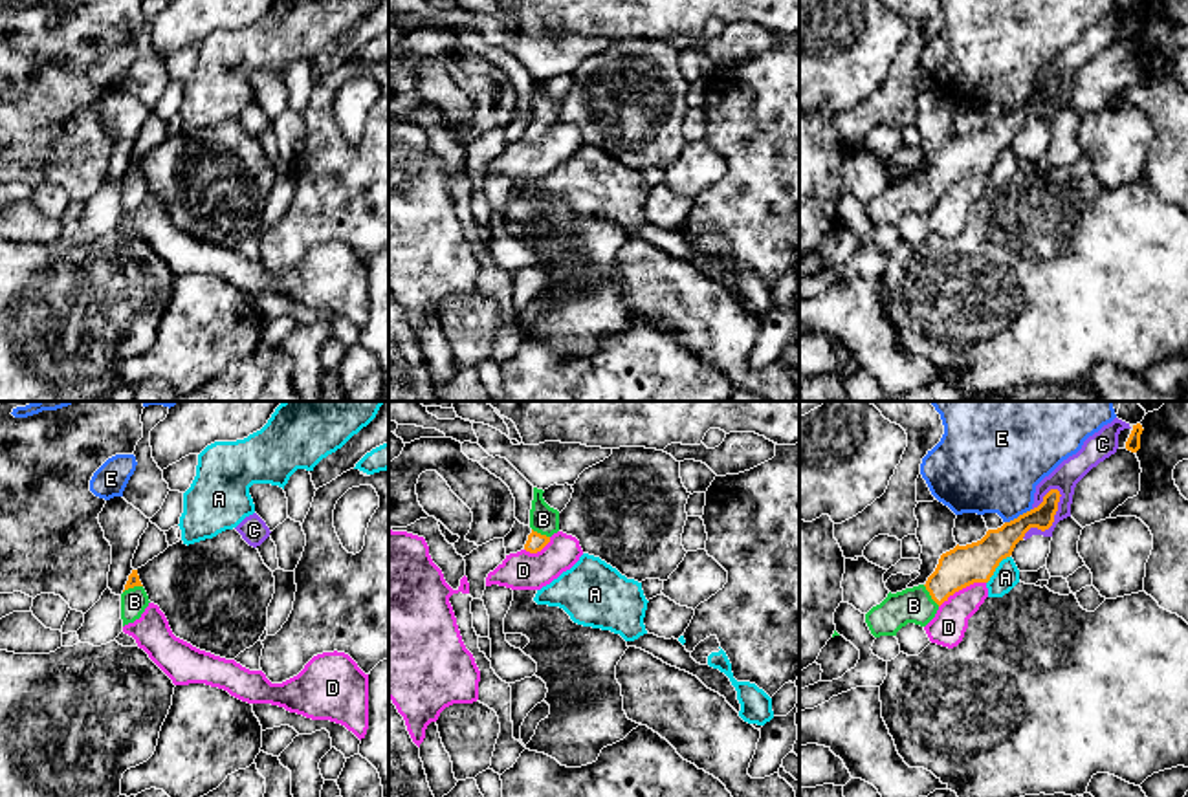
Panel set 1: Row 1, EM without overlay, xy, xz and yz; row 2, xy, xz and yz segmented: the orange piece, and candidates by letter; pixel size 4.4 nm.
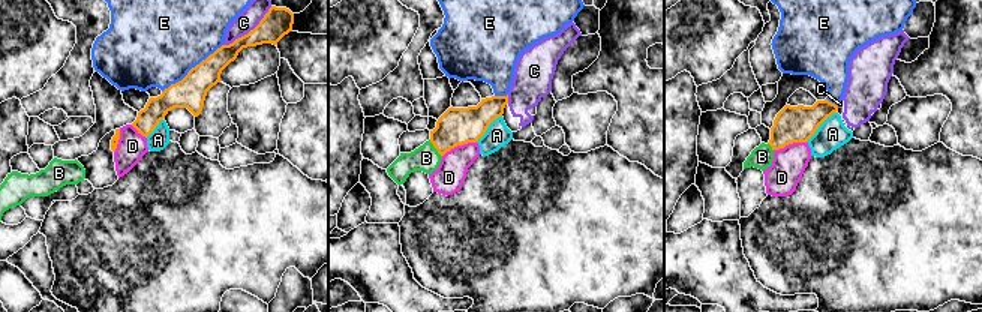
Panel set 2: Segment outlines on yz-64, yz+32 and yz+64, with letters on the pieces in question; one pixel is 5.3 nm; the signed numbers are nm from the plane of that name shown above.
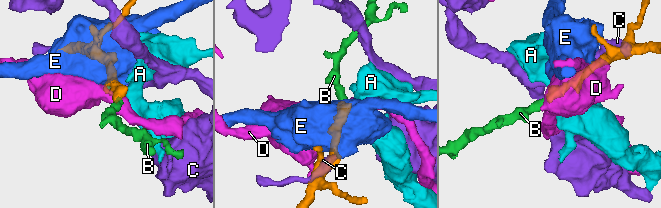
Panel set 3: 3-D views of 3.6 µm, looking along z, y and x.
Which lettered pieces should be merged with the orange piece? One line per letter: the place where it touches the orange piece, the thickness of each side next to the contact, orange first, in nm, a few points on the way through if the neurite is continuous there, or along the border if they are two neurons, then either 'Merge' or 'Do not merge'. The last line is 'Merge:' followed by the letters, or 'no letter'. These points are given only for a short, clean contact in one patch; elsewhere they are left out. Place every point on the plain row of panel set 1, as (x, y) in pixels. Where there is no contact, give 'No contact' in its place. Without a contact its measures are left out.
A: Touches orange at yz (996, 156). Thickness 180 nm (orange) against 110 nm. Boundary: yz (1009, 145), (987, 173). Do not merge
B: Touches orange at yz (930, 184). Thickness 180 nm (orange) against 160 nm. Path across: yz (961, 156), (930, 184), (919, 195), (913, 195). Merge
C: Touches orange at yz (1053, 110). Thickness 120 nm (orange) against 120 nm. Do not merge
D: Touches orange at yz (961, 178). Thickness 180 nm (orange) against 150 nm. Boundary: yz (985, 171), (974, 171), (956, 180), (939, 196). Do not merge
E: Touches orange at yz (1020, 105). Thickness 150 nm (orange) against 420 nm. Do not merge
Merge: B

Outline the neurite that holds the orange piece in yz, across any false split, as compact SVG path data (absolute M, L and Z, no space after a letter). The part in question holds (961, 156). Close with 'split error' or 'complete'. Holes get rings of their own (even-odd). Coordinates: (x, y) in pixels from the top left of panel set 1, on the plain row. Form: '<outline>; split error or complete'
M1050 79L1038 97L997 119L988 119L977 132L957 134L942 143L924 174L896 183L889 181L880 194L865 203L871 224L874 227L896 225L908 213L926 216L950 185L974 172L988 172L999 152L1012 145L1030 117L1045 121L1052 115L1060 86L1058 79Z; split error

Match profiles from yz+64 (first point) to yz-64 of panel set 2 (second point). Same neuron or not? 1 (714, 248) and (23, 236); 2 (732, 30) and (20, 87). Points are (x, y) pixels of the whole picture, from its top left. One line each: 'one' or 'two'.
1: two
2: one

